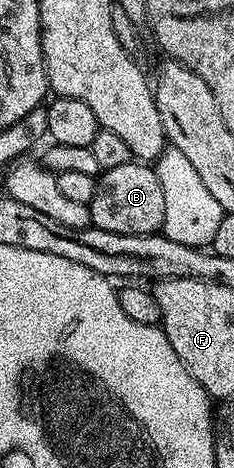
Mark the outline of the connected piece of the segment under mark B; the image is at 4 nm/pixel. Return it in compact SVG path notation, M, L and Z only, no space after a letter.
M139 160L122 164L119 168L103 171L96 178L94 200L88 206L91 225L97 230L118 232L119 234L154 234L164 225L166 216L166 200L162 196L162 184L158 184L158 176L151 165Z

